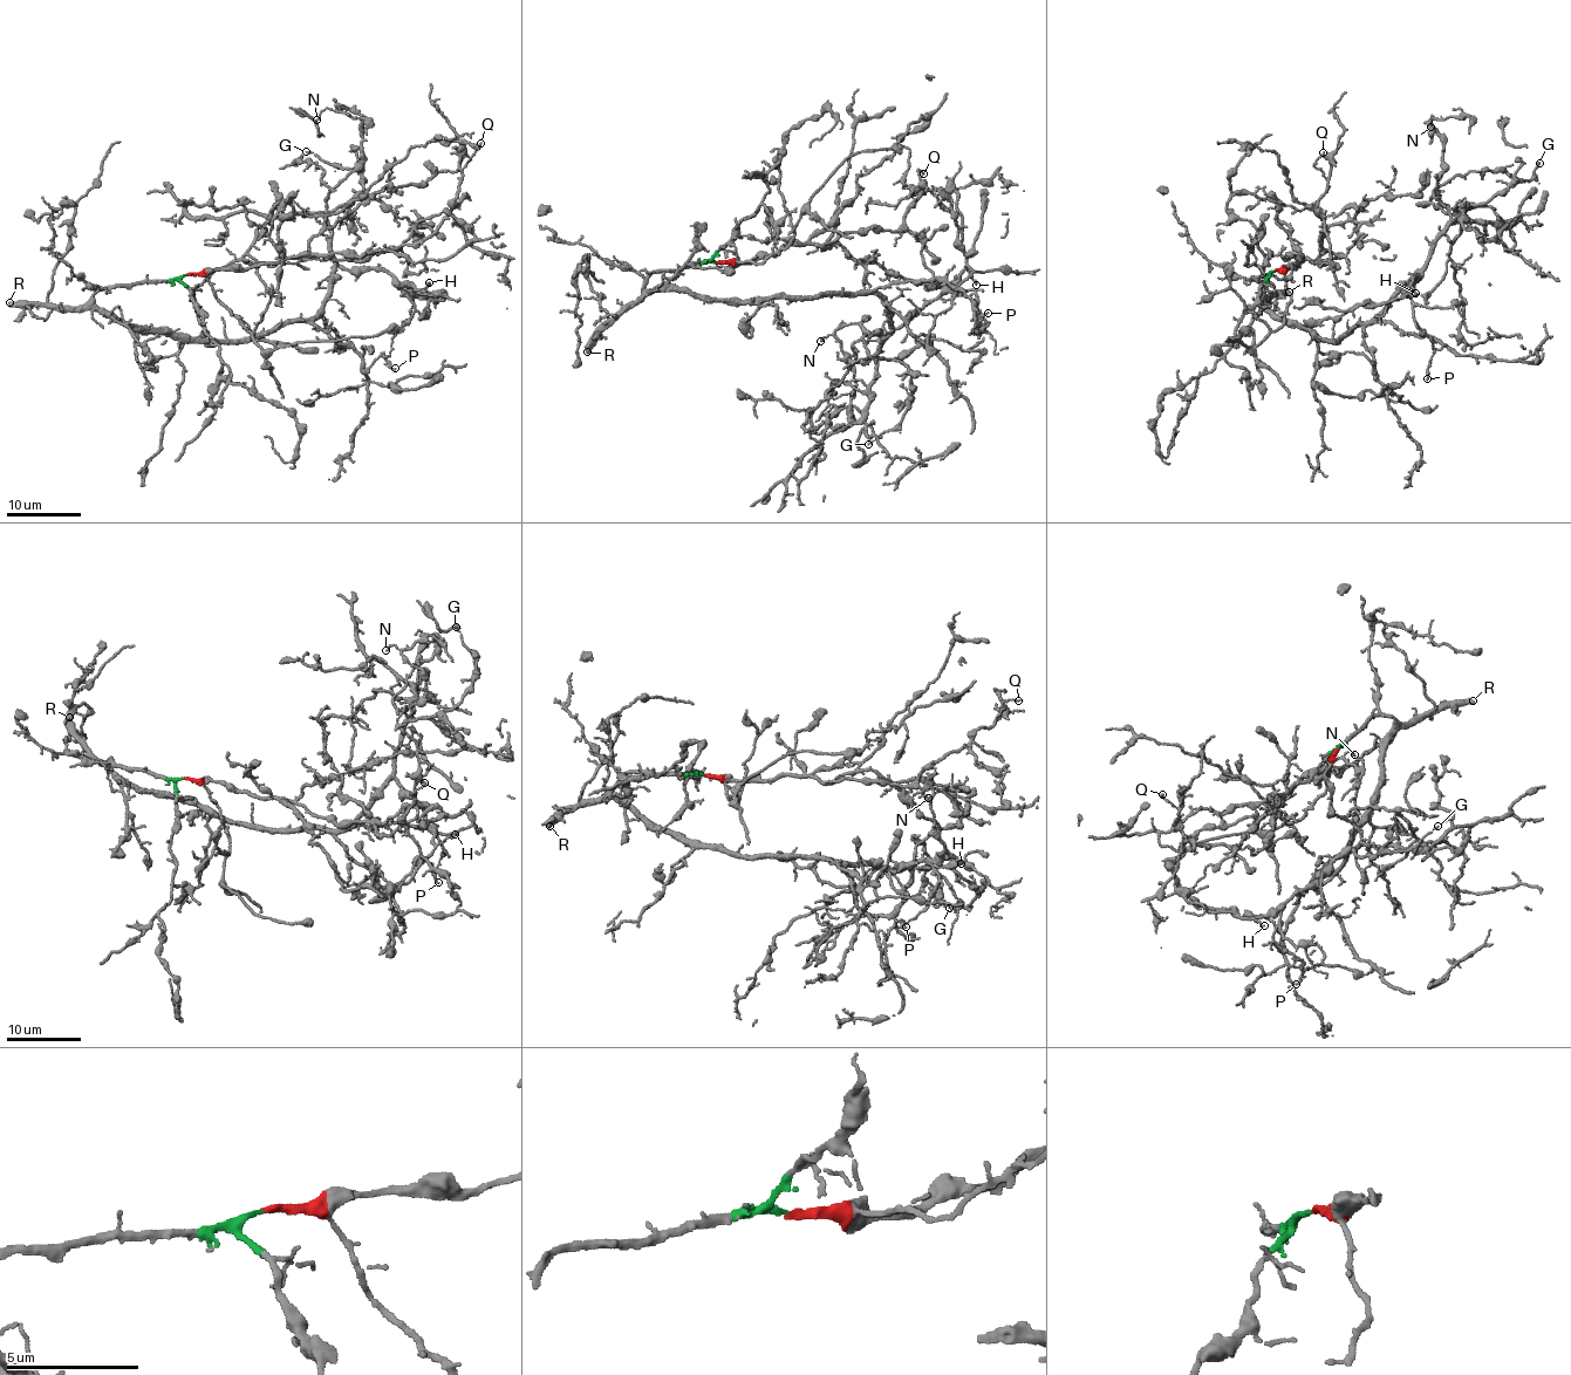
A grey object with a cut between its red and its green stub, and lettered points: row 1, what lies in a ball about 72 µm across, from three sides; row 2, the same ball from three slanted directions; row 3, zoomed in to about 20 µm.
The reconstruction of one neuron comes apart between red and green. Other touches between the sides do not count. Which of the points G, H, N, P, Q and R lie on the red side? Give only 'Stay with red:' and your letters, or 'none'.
Stay with red: Q

